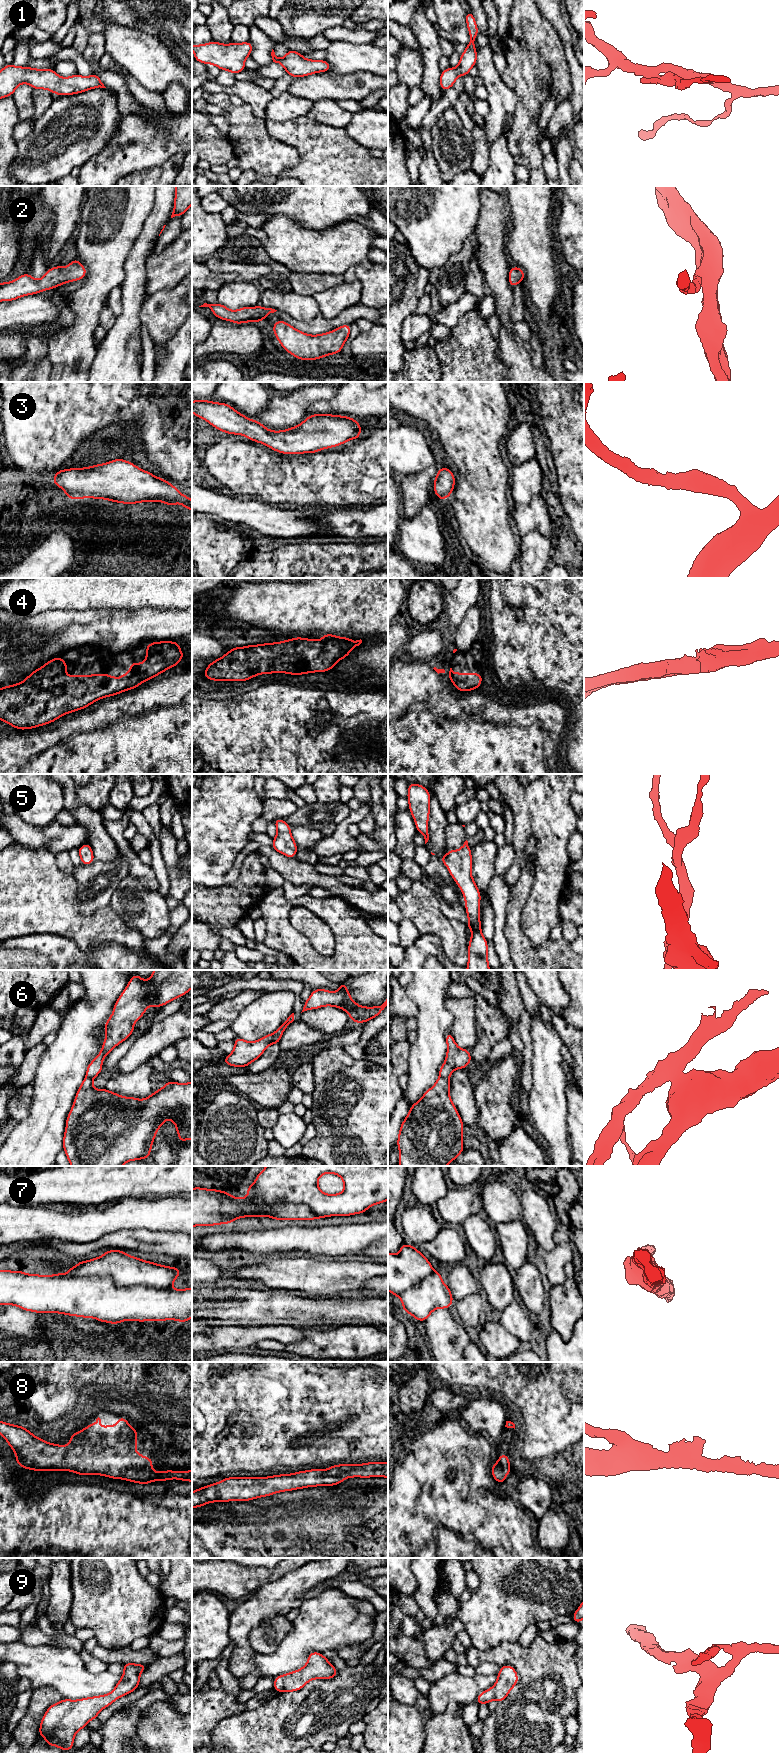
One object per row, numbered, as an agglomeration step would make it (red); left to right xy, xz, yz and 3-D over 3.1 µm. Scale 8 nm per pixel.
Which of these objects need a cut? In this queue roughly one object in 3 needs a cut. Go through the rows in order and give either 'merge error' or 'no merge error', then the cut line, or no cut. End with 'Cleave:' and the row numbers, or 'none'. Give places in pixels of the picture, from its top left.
1: no merge error; cut none
2: no merge error; cut none
3: no merge error; cut none
4: no merge error; cut none
5: no merge error; cut none
6: merge error; cut xz (273, 1033), (274, 1040), (271, 1043)
7: merge error; cut xy (67, 1273), (108, 1276), (125, 1287), (170, 1287)
8: no merge error; cut none
9: no merge error; cut none
Cleave: 6, 7

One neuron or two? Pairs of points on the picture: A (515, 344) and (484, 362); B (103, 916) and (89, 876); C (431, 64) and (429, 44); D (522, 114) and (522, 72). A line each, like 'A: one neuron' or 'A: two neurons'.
A: two neurons
B: two neurons
C: one neuron
D: one neuron

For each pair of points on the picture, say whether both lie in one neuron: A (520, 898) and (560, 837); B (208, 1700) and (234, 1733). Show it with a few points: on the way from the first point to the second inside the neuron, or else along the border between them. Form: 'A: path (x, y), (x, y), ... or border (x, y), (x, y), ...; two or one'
A: border (536, 854), (533, 885), (531, 893), (526, 899); two
B: border (244, 1710), (223, 1718), (214, 1728), (210, 1738); two

